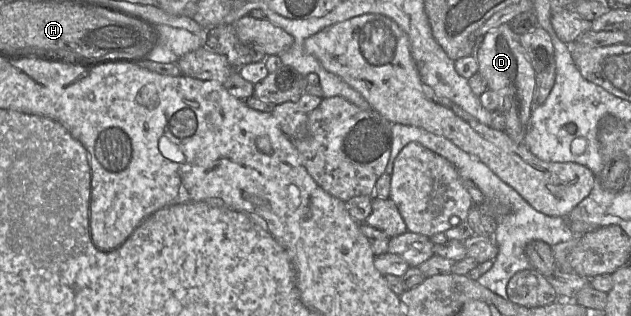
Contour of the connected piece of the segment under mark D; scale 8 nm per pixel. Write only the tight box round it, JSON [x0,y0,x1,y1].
[476,23,536,144]

